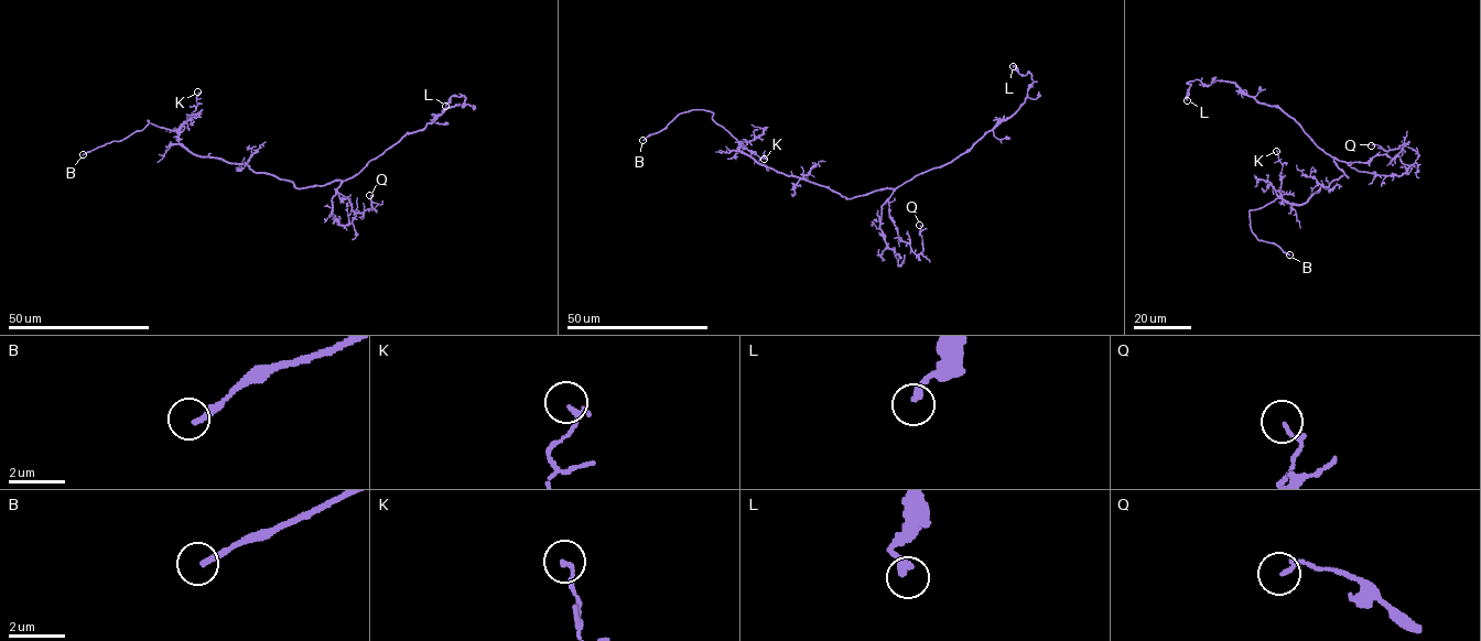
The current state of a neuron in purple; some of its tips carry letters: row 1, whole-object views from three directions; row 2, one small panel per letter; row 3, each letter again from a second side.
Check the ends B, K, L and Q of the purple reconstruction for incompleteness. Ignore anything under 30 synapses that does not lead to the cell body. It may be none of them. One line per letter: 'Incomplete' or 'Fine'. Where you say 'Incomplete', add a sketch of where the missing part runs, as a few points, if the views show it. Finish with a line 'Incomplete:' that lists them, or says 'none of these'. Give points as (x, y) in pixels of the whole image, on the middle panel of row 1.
B: Incomplete. Course of what is missing: (642, 140), (620, 144)
K: Fine
L: Fine
Q: Fine
Incomplete: B

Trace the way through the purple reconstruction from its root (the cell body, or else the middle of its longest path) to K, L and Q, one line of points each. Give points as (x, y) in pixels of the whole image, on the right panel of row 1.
K: (1348, 177), (1343, 175), (1328, 187), (1322, 185), (1298, 206), (1287, 203), (1280, 194), (1283, 164), (1276, 151)
L: (1348, 177), (1333, 156), (1319, 148), (1294, 118), (1244, 94), (1235, 84), (1189, 80), (1187, 100)
Q: (1348, 177), (1333, 159), (1349, 163), (1368, 162), (1377, 155), (1394, 159), (1404, 145), (1386, 151), (1371, 145)

